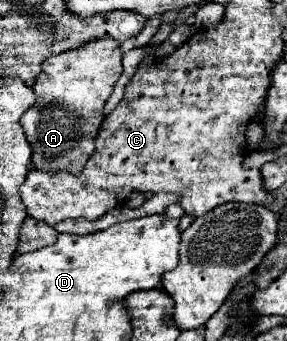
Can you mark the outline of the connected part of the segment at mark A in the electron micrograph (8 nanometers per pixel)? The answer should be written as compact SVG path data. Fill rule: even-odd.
M101 39L49 57L33 83L35 105L21 117L21 127L33 147L33 167L45 173L73 173L87 163L95 149L95 137L105 119L103 107L123 73L119 43Z

